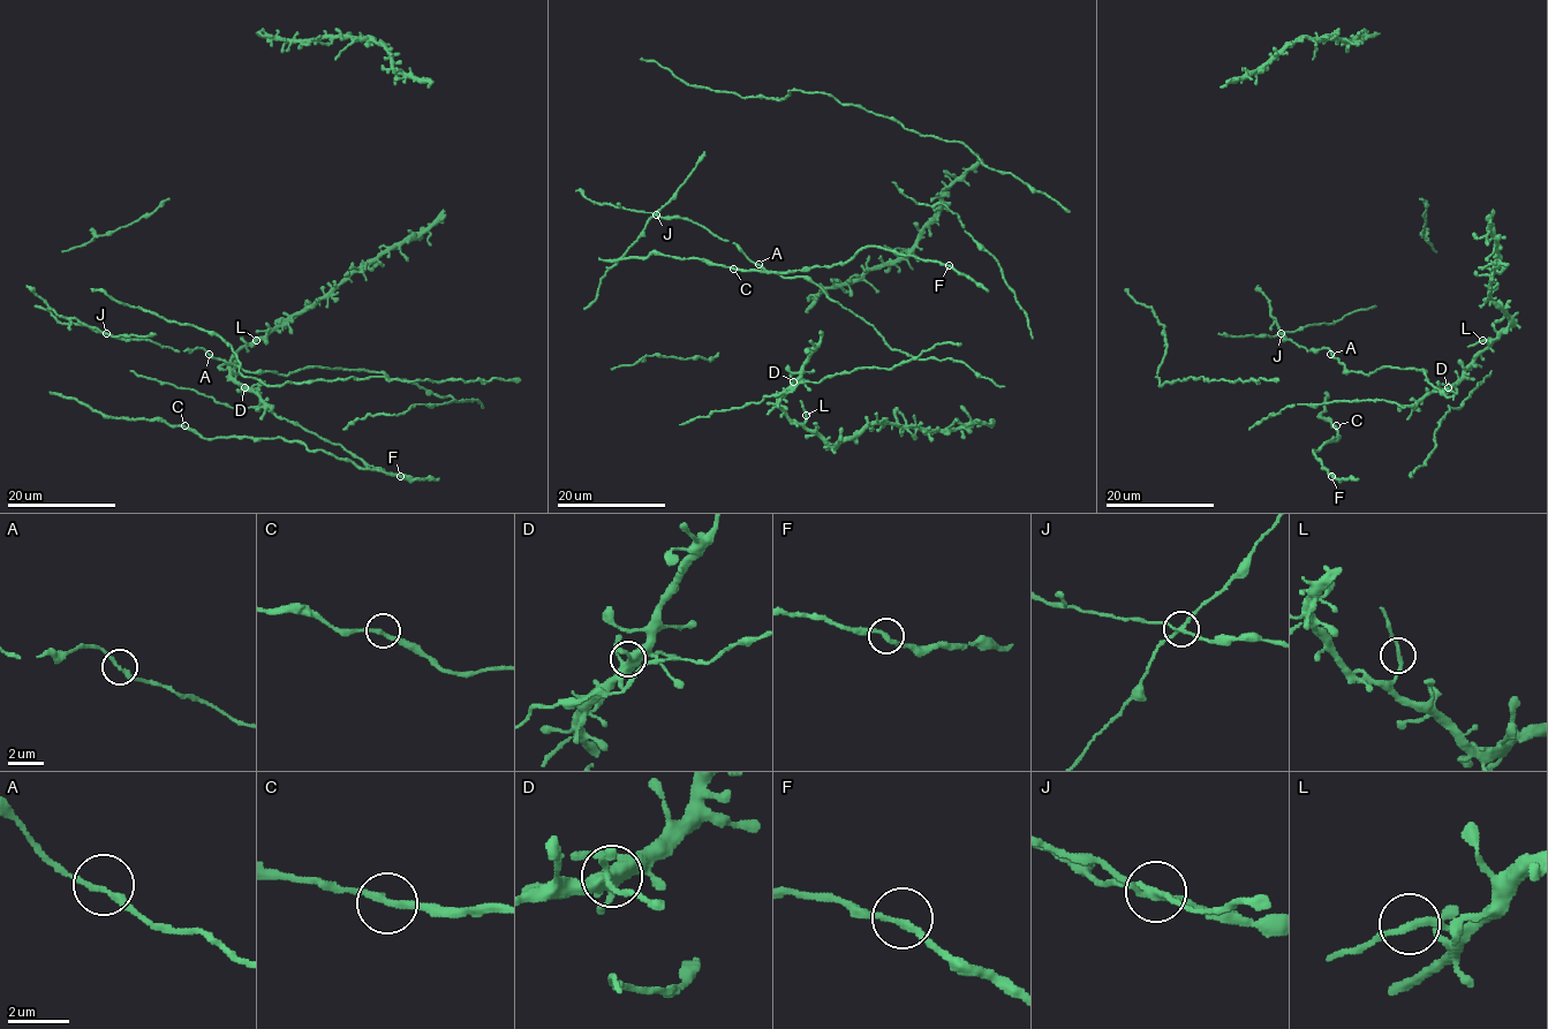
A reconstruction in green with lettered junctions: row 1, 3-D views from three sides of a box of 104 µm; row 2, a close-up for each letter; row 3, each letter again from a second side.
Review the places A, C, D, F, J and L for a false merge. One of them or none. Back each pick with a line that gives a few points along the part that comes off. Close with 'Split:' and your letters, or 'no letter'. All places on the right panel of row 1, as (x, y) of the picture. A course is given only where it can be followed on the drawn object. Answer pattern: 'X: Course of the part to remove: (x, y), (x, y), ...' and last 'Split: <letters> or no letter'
Split: J

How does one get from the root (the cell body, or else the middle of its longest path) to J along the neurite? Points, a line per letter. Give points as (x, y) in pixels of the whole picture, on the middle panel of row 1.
J: (756, 265), (733, 243), (715, 236), (696, 222), (655, 214)

